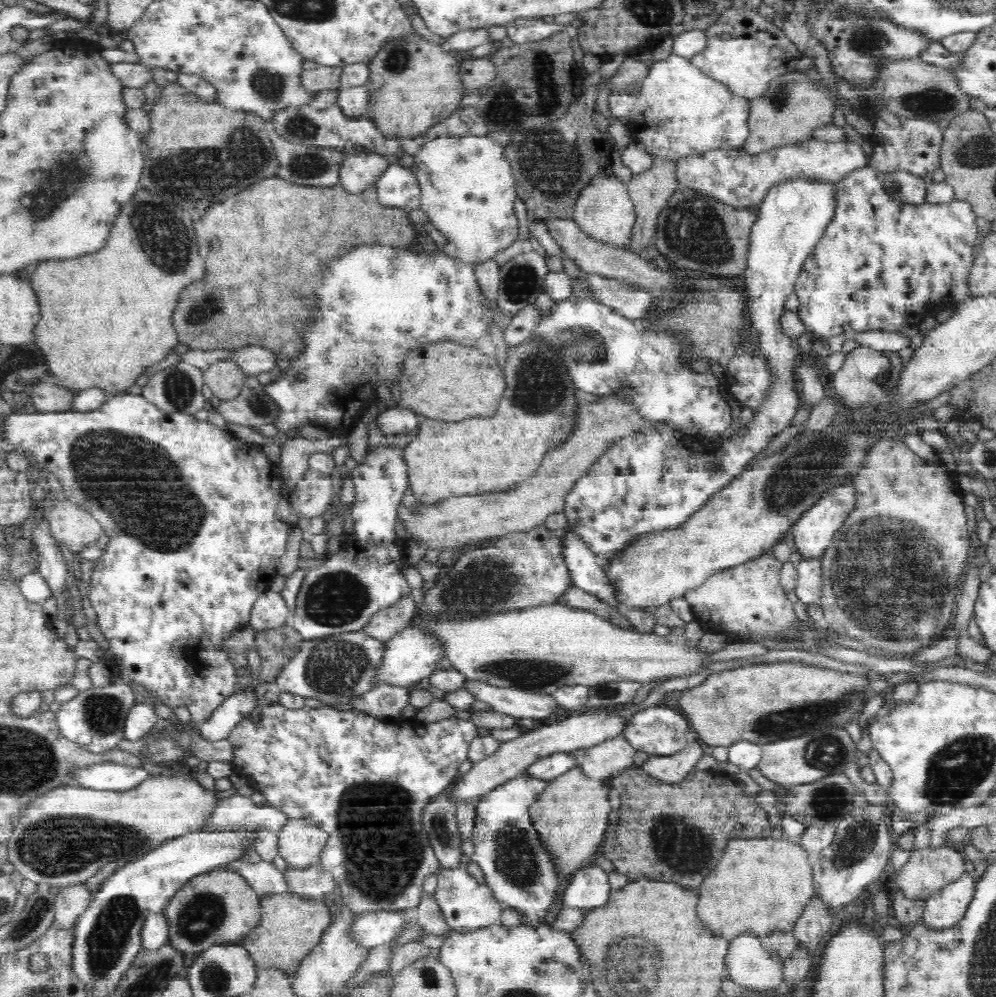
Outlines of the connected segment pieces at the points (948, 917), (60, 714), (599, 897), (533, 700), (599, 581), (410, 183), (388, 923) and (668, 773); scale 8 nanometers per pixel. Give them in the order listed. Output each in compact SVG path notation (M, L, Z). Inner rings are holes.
M967 872L925 899L921 922L930 929L947 929L964 916L976 890L976 881Z
M121 680L104 687L92 687L80 691L76 698L63 702L59 710L55 712L59 733L92 752L106 752L106 750L117 748L118 742L124 740L124 726L128 712L136 704L135 694Z
M592 862L590 866L578 869L565 883L560 899L566 907L591 911L604 906L611 891L608 873Z
M466 679L463 688L478 702L486 702L492 710L520 718L544 719L558 707L555 697L540 694L520 686L498 688L490 684Z
M570 529L564 537L564 558L576 587L590 592L607 604L620 606L616 601L615 585L610 583L598 564L598 556Z
M391 164L375 185L380 204L407 211L421 208L421 189L413 169Z
M377 910L357 915L350 930L350 937L368 949L390 944L404 930L404 911Z
M690 739L686 746L674 754L649 756L641 769L658 780L674 784L684 780L684 777L700 762L702 756L704 756L702 746Z

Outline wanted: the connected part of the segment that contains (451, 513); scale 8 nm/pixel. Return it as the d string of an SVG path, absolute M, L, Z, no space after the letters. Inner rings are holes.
M598 396L596 402L584 402L579 406L579 423L575 424L575 430L566 439L564 444L556 447L552 452L544 455L536 474L533 474L526 481L520 484L520 488L512 492L490 492L490 494L480 494L480 496L452 496L444 502L438 502L434 508L420 508L418 514L412 514L408 508L404 508L402 502L398 508L397 518L402 520L408 528L408 534L422 542L420 546L426 544L430 546L428 550L442 552L444 550L454 550L456 546L466 546L466 542L476 542L478 538L494 538L494 536L509 536L512 533L528 533L536 525L544 525L547 516L558 514L564 510L565 496L572 490L576 480L580 480L588 469L600 455L604 454L612 442L620 437L630 436L630 434L640 434L642 430L652 428L652 421L645 419L628 404L628 399L620 396Z

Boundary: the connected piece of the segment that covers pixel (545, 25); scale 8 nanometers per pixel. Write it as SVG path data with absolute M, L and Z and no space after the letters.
M517 18L505 24L508 38L516 44L540 41L564 30L564 25L545 22L540 18Z

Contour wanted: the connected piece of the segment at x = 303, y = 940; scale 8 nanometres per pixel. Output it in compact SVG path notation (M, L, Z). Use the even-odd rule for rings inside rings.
M291 891L261 897L260 924L239 942L260 968L274 967L292 976L302 959L322 940L323 932L331 926L332 911L324 899L309 899Z

